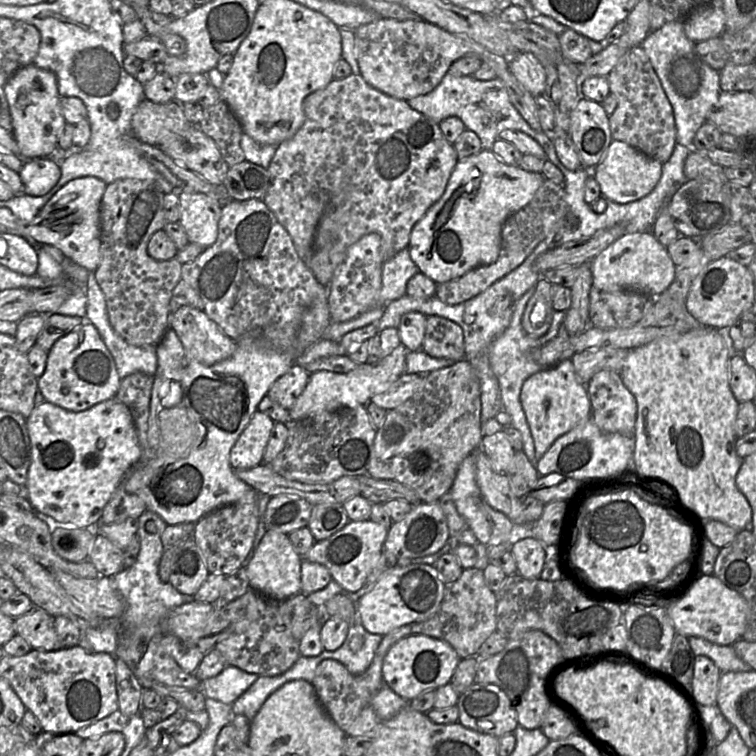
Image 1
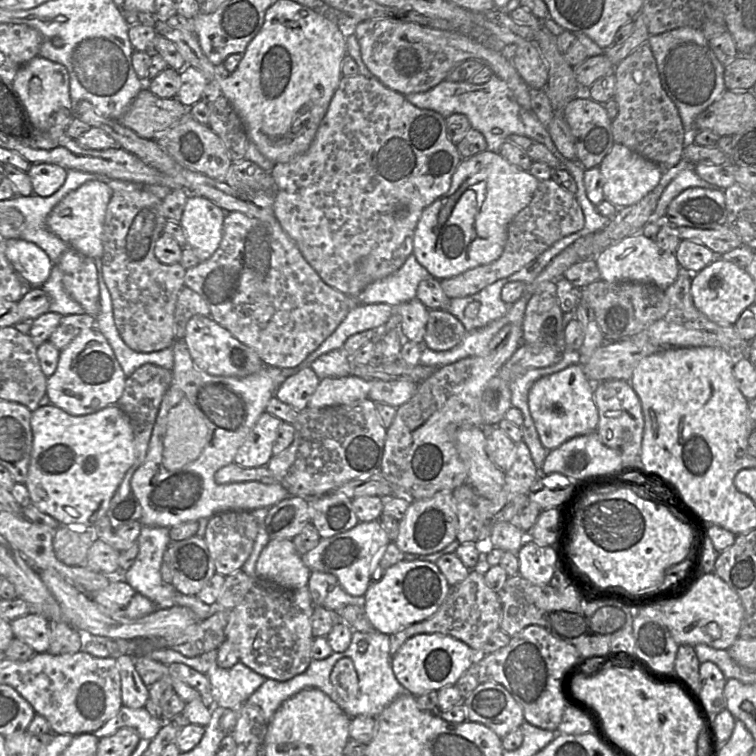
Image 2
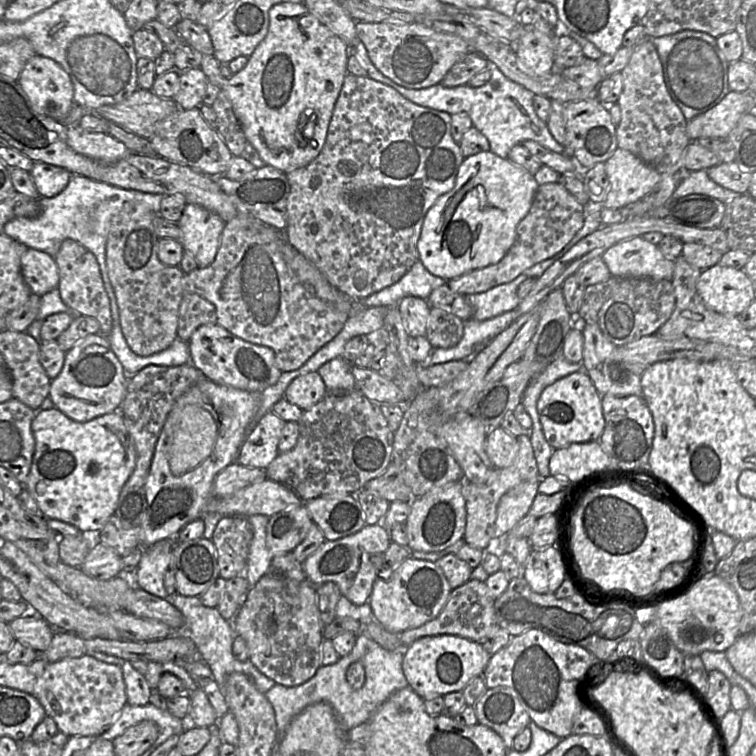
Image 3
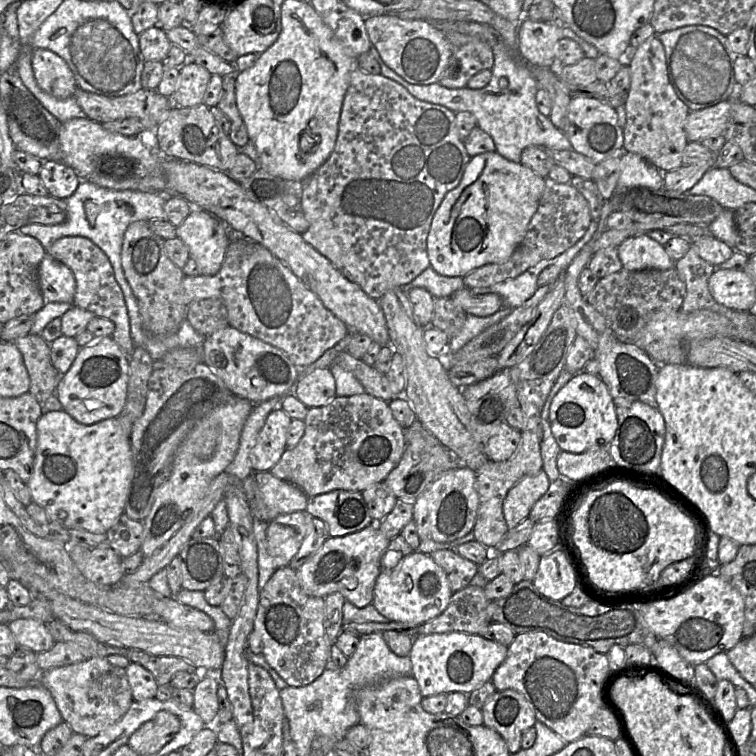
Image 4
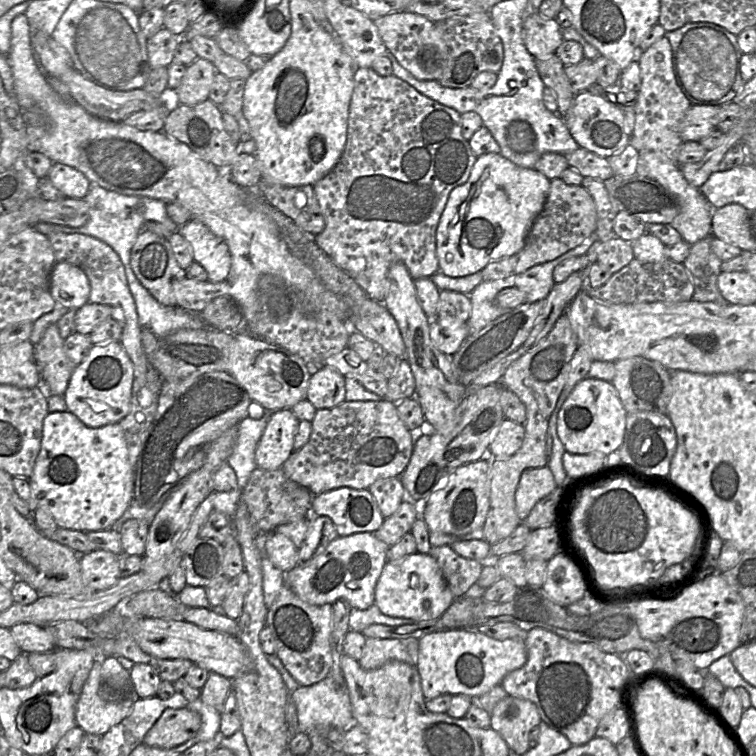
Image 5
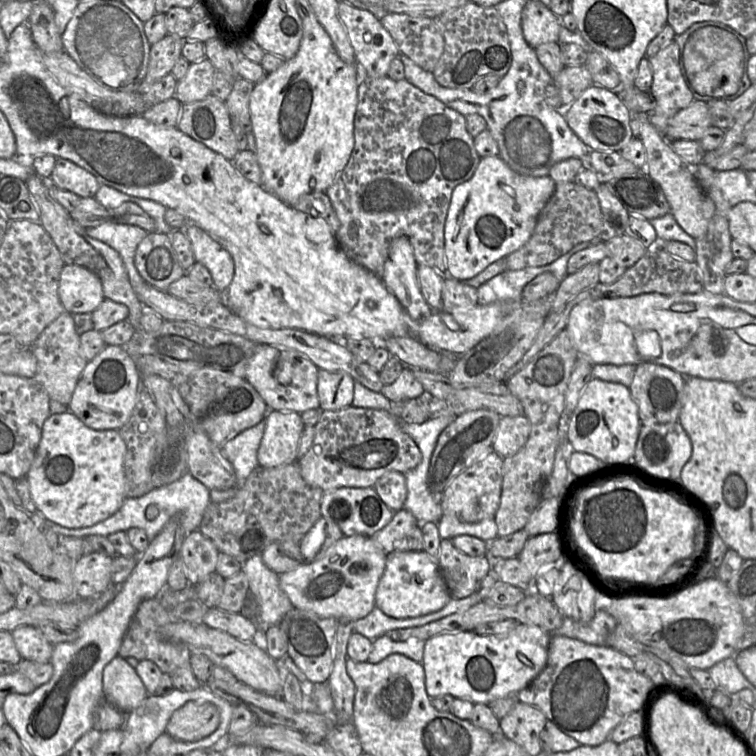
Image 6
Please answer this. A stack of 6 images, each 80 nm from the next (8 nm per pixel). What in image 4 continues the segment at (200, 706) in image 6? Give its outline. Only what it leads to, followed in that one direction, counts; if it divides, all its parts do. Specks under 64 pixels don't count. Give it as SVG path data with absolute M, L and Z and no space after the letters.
M160 711L131 735L127 746L139 755L157 753L175 737L180 727L178 716Z

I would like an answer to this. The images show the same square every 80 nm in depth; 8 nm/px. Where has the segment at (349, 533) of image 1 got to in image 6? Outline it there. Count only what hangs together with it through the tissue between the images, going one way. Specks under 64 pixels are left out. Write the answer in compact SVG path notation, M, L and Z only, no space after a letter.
M364 535L343 536L317 561L301 563L279 575L281 589L294 607L320 617L353 622L367 616L375 607L375 593L384 573L387 554L373 538Z

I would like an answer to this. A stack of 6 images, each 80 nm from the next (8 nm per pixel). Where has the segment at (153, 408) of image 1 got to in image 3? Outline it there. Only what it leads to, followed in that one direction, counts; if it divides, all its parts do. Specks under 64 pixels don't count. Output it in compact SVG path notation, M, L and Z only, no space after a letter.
M209 378L200 380L176 400L160 432L144 484L147 508L140 524L140 547L150 547L166 539L176 541L176 535L187 523L203 519L209 513L247 518L254 514L263 514L270 517L289 506L304 503L292 489L269 478L242 488L228 497L218 497L213 493L213 482L217 474L236 462L245 439L246 427L253 419L259 403L259 393L222 385Z

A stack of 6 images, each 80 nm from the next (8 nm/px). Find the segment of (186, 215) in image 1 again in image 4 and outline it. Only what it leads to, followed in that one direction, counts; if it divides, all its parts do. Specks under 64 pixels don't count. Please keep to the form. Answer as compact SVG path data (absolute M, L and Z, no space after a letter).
M193 208L176 233L187 246L190 258L196 262L201 274L215 275L220 270L230 242L229 228L225 223L202 209Z

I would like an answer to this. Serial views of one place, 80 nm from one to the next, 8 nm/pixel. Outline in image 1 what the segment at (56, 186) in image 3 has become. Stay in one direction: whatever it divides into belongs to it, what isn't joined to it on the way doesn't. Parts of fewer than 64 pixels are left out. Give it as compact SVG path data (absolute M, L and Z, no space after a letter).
M53 157L25 160L19 172L23 182L23 193L43 196L58 182L61 176L59 162Z

